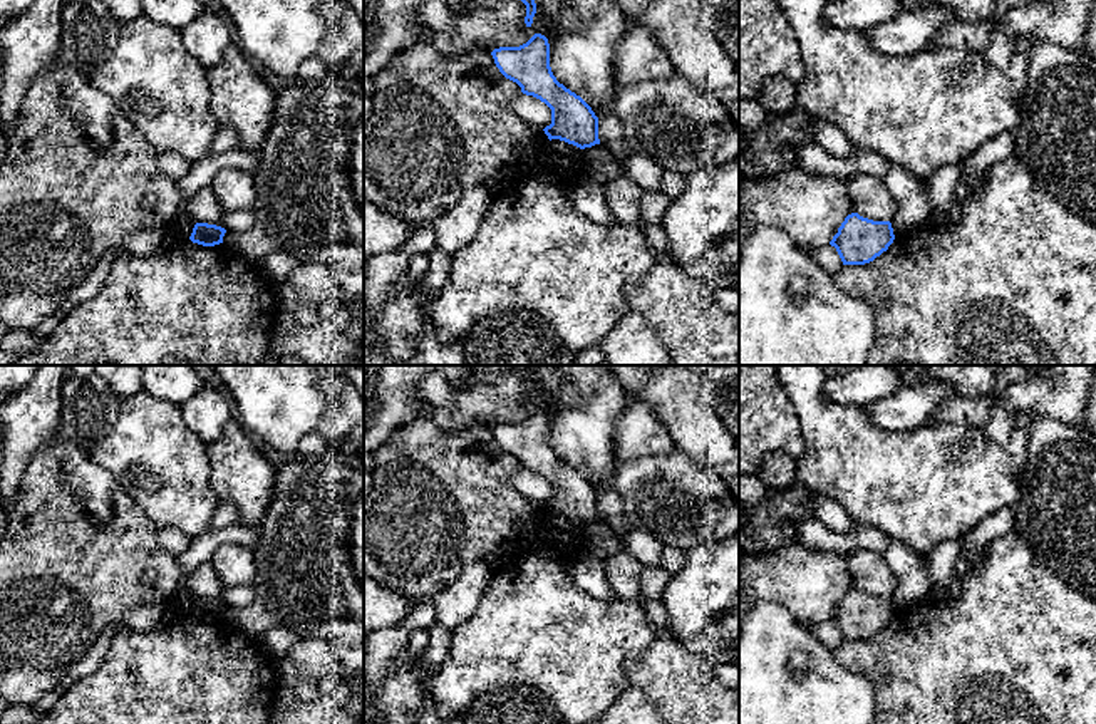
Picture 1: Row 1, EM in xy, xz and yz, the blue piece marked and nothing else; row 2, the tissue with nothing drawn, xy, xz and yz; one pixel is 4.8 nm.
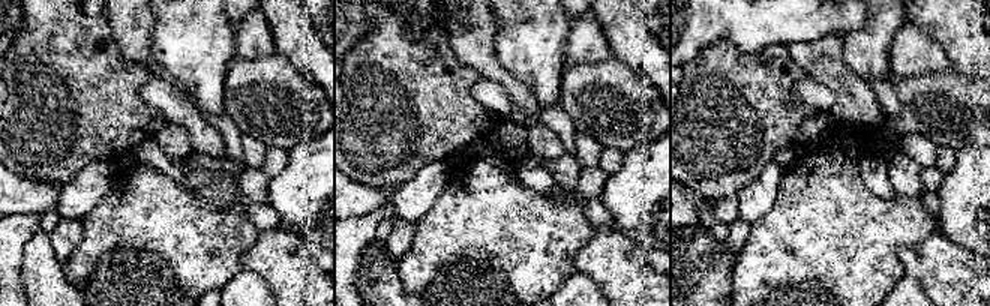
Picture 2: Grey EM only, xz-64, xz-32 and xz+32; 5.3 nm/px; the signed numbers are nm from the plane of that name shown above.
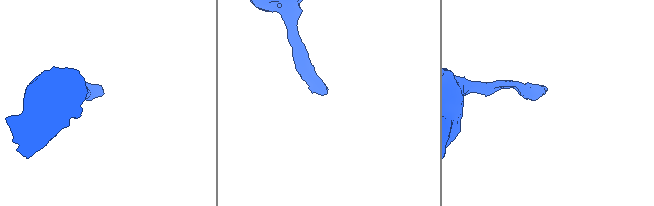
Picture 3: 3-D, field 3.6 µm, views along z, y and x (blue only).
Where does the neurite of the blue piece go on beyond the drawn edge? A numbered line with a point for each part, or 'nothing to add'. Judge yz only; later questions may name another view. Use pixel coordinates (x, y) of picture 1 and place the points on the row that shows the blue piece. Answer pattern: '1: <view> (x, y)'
nothing to add

